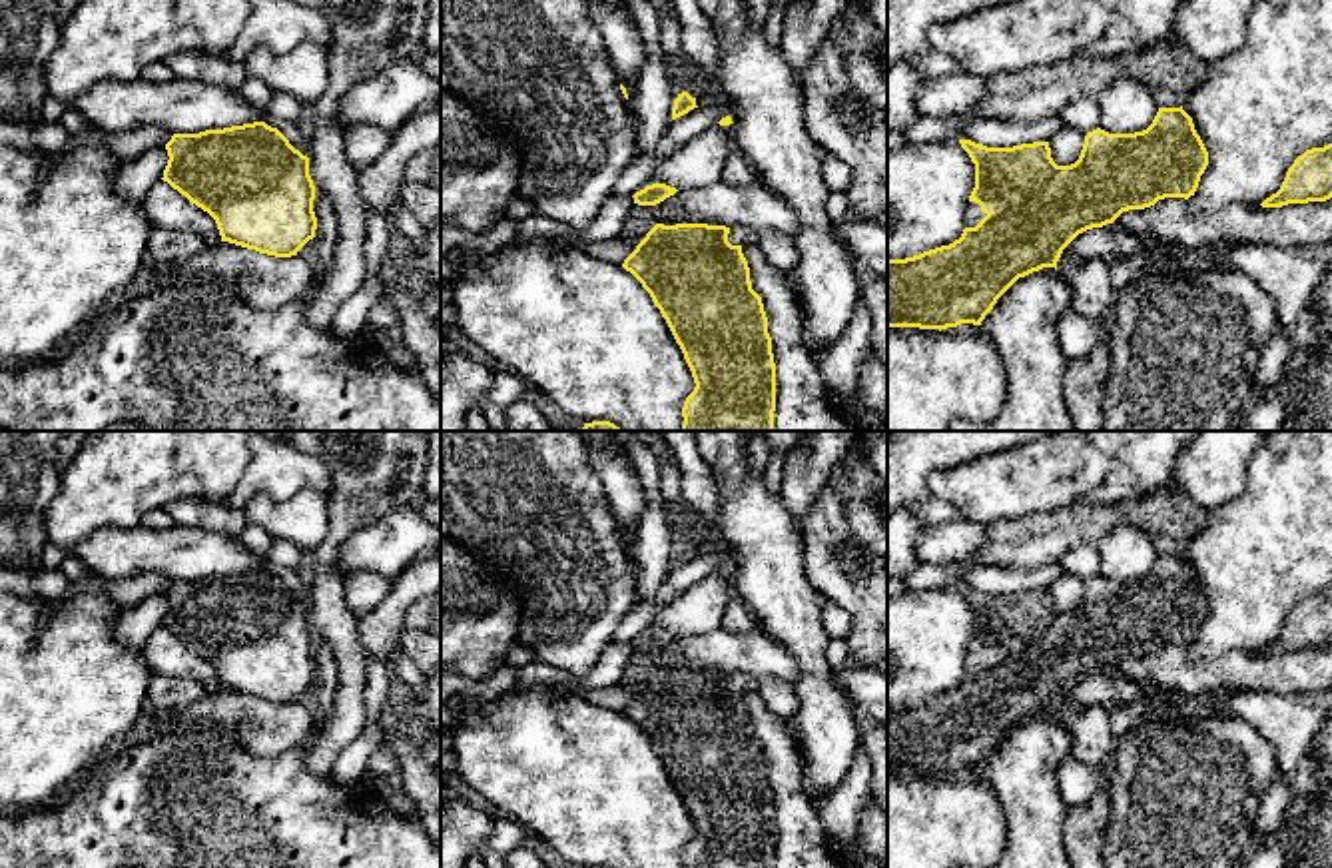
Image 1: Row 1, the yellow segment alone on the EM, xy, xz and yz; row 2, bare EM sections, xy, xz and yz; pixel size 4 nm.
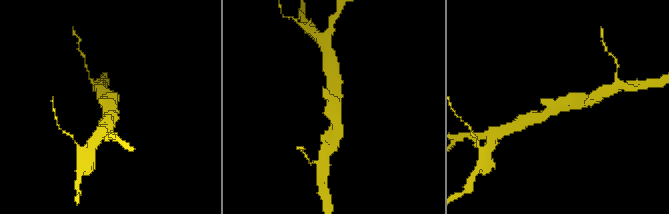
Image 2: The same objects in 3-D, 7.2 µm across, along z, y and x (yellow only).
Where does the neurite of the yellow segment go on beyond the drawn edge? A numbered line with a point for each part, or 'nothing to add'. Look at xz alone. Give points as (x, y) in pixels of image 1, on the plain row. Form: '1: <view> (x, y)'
nothing to add

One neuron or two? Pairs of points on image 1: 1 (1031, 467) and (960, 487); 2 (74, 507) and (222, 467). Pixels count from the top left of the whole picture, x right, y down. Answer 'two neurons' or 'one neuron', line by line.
1: one neuron
2: one neuron

